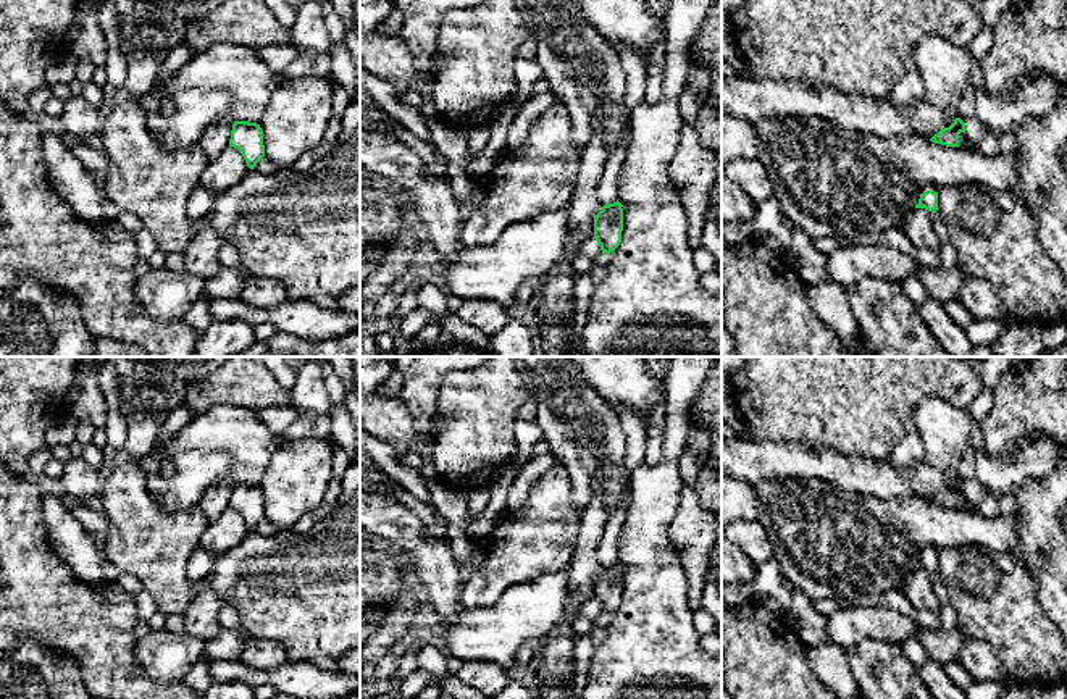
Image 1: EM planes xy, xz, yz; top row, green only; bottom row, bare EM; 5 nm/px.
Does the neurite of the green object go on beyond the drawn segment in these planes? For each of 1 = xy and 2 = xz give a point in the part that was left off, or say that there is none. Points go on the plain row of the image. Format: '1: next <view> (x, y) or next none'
1: next none
2: next none

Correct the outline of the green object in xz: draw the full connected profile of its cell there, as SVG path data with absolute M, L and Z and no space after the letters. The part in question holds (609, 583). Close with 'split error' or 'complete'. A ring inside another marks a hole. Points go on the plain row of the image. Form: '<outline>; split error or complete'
M617 562L604 567L594 580L594 601L600 612L609 617L621 604L623 592L623 567Z; complete

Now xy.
M234 483L229 509L237 510L247 528L253 531L265 518L263 492L260 486L249 483Z; complete

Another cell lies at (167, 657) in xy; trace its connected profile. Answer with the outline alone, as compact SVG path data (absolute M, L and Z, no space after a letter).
M150 631L137 641L136 657L147 676L157 683L174 683L205 655L207 639L189 633Z

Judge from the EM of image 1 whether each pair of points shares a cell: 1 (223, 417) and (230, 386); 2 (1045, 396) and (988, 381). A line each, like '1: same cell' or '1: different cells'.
1: different cells
2: different cells

